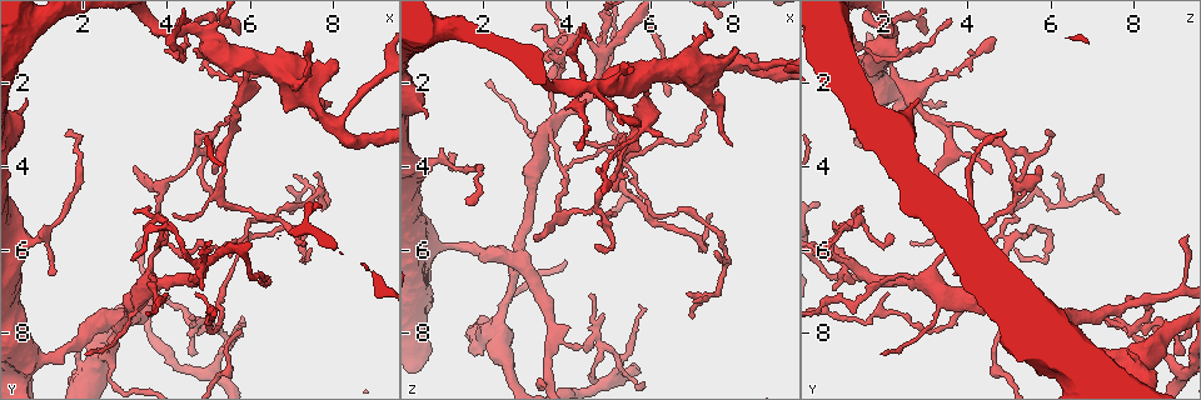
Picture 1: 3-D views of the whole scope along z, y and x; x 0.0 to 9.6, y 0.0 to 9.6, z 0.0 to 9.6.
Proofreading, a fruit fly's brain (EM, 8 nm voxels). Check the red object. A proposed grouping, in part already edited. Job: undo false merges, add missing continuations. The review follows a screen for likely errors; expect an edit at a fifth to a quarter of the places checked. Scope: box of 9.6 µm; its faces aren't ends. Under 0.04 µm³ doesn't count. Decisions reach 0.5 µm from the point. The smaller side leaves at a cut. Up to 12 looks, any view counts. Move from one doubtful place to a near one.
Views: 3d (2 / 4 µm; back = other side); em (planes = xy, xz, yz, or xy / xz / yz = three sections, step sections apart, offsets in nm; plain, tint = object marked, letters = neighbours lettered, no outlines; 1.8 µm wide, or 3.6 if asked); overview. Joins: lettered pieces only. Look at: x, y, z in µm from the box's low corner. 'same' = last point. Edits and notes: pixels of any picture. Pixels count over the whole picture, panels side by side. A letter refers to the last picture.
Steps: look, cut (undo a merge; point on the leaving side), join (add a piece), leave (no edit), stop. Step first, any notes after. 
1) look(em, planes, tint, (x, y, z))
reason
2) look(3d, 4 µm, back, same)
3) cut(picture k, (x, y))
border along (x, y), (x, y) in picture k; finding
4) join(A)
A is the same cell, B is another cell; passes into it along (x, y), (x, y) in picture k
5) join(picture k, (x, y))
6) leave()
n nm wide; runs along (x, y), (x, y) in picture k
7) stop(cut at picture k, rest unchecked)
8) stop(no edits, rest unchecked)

look(3d, 4 µm, back, (7.95, 2.50, 3.50))
thin end

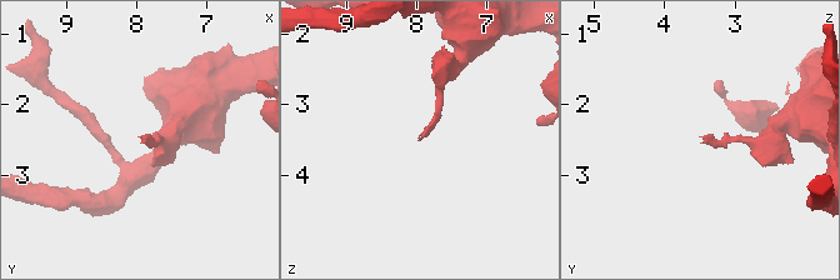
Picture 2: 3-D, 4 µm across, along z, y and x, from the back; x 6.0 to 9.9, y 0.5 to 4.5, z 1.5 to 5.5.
look(em, planes, letters, (7.90, 2.50, 3.45))
shape alone is not enough

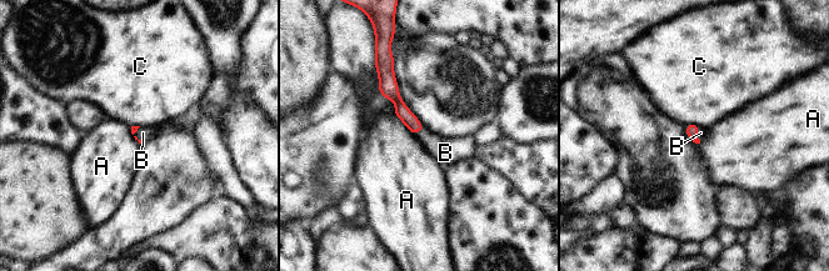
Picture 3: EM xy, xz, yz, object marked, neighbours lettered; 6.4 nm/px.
join(B)
A touches over 180 nm; B is the same cell, A and C are other cells; passes into it along (692, 129), (695, 134), (700, 133) in picture 3; it goes on there

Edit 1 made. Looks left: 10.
look(em, planes, letters, (4.90, 6.35, 1.20))
two arms at a narrow angle

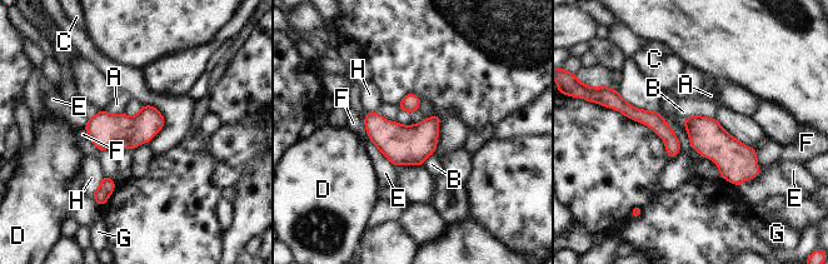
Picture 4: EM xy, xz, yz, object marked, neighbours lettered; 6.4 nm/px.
leave()
A, B, C, D, E, F, G and H are other cells; all the same neuron

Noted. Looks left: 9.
look(em, xy, step 8, tint, (8.00, 2.95, 1.45))
three-way junction

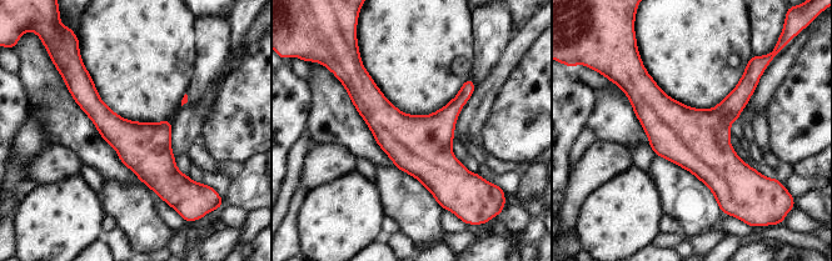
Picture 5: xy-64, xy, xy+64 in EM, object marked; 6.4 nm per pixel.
look(em, planes, letters, same)
another direction

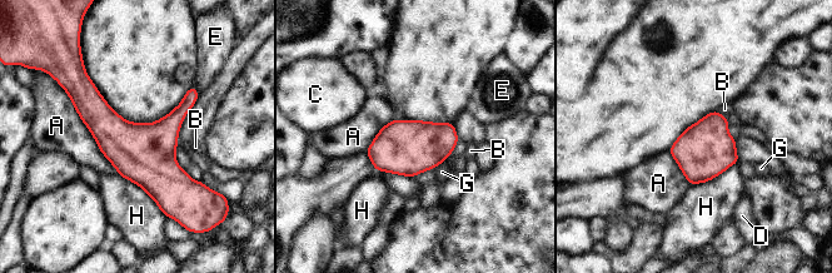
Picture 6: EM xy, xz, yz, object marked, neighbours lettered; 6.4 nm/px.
leave()
A, B, C, D, E, G and H are other cells; border along (63, 89), (100, 152), (119, 173) in picture 6; one neuron here

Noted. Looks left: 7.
look(3d, 4 µm, (0.65, 5.80, 3.95))

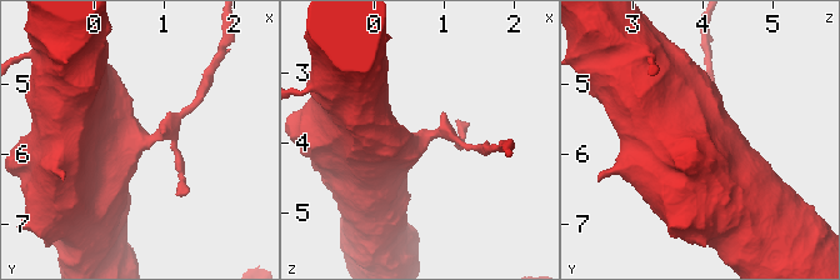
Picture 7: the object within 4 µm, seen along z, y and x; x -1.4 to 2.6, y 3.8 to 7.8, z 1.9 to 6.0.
look(em, 3.6 µm, planes, plain, (0.65, 5.85, 3.95))

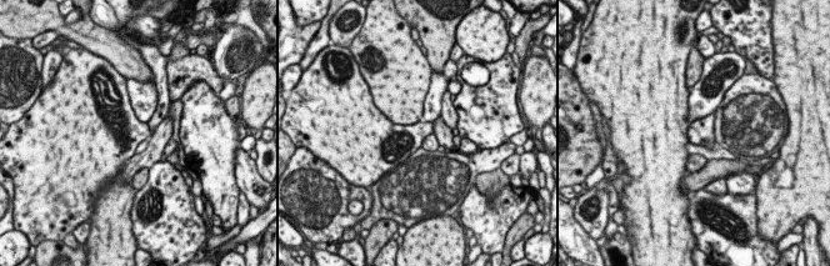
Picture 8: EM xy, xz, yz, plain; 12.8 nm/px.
look(em, 3.6 µm, planes, letters, same)

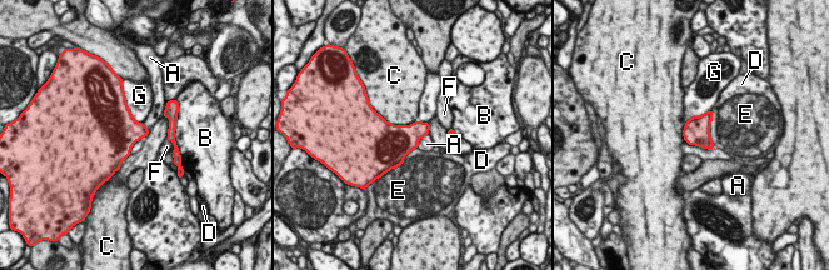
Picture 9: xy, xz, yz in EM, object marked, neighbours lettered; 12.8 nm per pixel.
leave()
C touches over 550 nm; A, B, C, D, E, F and G are other cells; border along (428, 133), (419, 140), (417, 146) in picture 9; one neuron here

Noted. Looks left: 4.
look(3d, 2 µm, back, (4.90, 0.85, 4.60))
tapers out

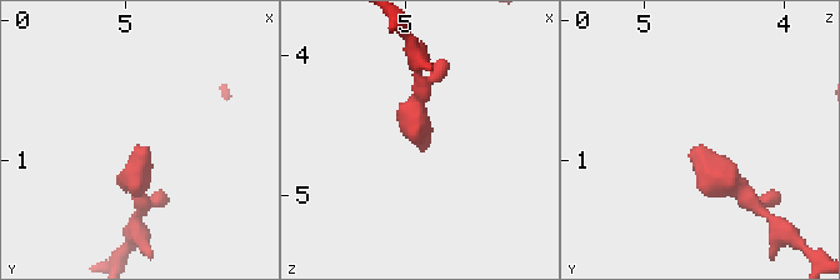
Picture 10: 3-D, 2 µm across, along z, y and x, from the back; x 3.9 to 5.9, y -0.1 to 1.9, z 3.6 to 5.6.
look(em, xz, step 8, tint, (4.86, 0.90, 4.62))
now the EM

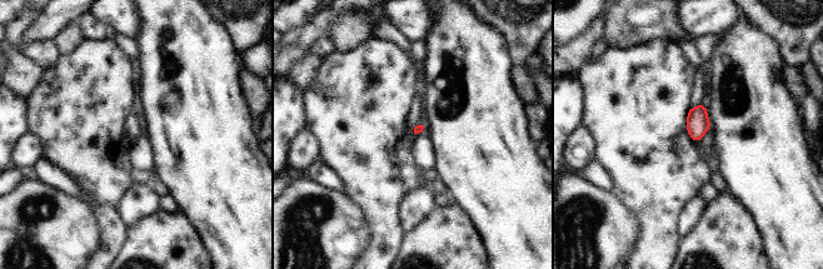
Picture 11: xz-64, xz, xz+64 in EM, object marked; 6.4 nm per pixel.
look(em, xy, step 16, letters, same)

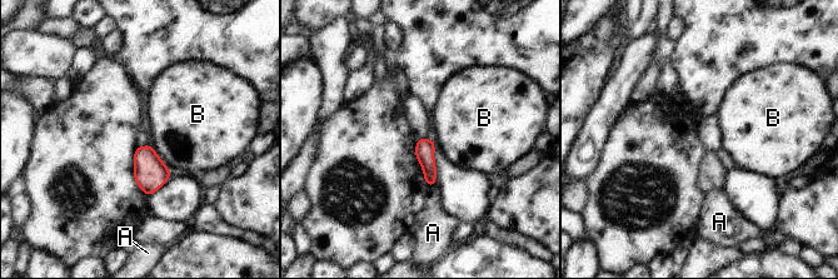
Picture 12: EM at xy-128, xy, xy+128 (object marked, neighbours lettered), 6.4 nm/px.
leave()
100 nm wide; A and B are other cells; border along (148, 144), (170, 172) in picture 12; none of them fits

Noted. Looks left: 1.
stop(join at picture 3, rest unchecked)

